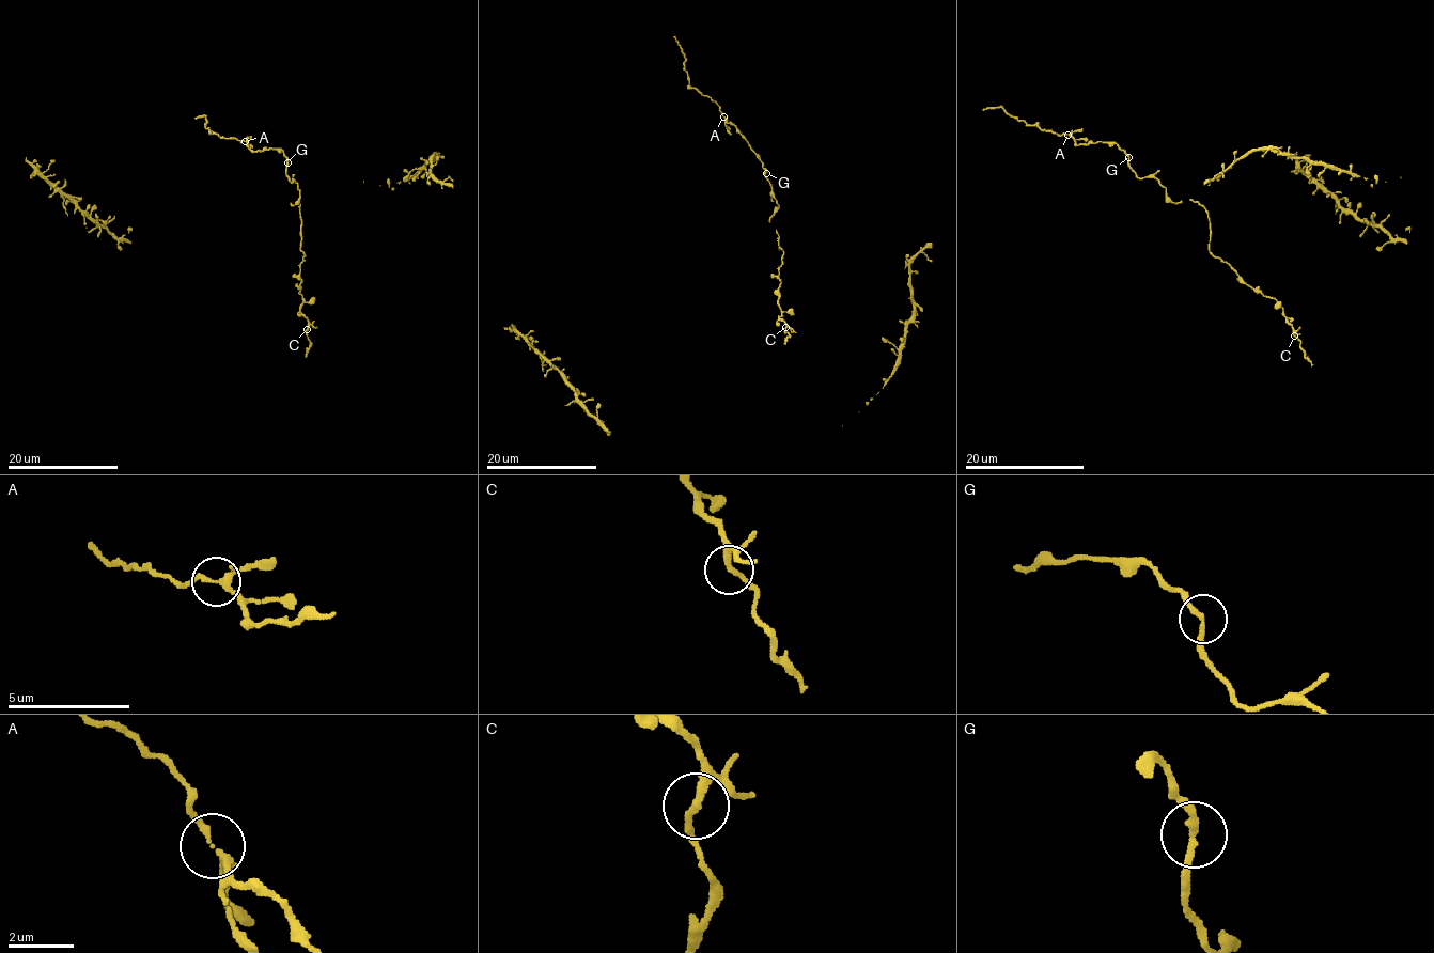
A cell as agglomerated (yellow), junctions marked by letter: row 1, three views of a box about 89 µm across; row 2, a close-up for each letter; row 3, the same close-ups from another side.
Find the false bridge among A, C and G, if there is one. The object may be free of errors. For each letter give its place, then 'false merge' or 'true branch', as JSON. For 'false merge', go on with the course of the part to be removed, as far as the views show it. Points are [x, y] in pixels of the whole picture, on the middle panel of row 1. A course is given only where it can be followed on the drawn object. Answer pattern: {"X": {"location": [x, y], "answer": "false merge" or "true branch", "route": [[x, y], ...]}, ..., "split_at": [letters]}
{"A": {"location": [723, 116], "answer": "true branch"}, "C": {"location": [785, 327], "answer": "true branch"}, "G": {"location": [766, 173], "answer": "true branch"}, "split_at": []}

